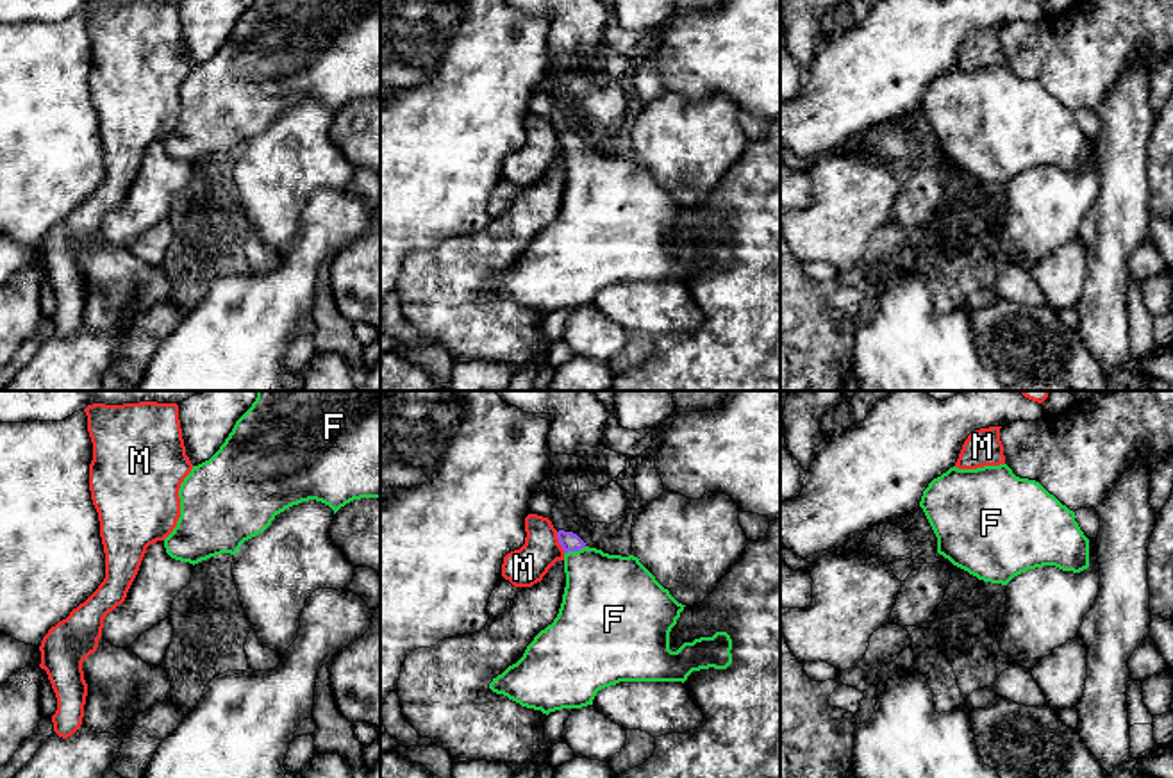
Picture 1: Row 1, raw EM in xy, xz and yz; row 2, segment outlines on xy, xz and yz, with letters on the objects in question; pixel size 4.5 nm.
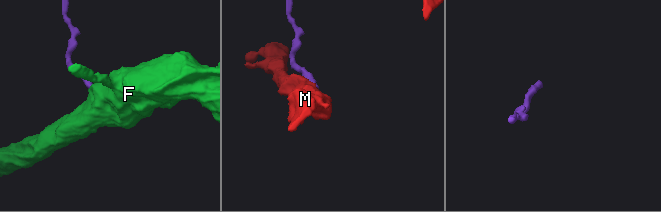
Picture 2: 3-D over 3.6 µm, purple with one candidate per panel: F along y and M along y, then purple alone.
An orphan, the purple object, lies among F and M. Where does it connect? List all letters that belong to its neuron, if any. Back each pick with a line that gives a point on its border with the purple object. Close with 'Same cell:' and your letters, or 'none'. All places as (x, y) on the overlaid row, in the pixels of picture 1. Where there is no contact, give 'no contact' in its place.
F: meets purple in xz at (575, 550)
Same cell: F

